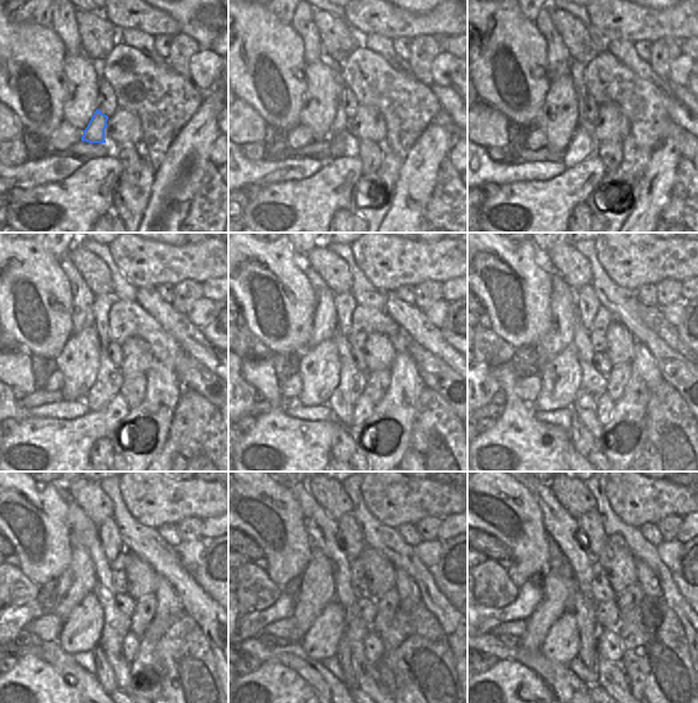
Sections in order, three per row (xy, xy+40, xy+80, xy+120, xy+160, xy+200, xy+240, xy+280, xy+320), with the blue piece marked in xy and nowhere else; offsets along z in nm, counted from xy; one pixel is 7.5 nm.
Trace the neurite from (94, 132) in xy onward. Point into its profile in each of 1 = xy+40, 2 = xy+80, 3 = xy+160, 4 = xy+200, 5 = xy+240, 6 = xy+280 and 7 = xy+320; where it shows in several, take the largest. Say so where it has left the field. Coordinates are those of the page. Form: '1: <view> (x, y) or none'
1: xy+40 (340, 121)
2: xy+80 (577, 68)
3: xy+160 (345, 303)
4: xy+200 (587, 304)
5: xy+240 (108, 531)
6: xy+280 (349, 531)
7: xy+320 (590, 534)

